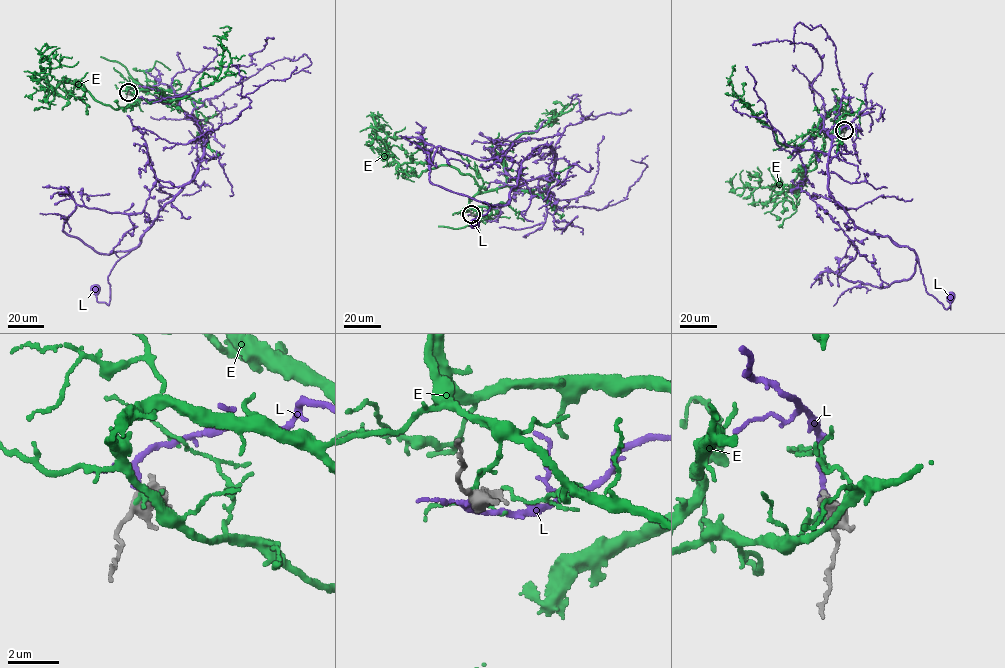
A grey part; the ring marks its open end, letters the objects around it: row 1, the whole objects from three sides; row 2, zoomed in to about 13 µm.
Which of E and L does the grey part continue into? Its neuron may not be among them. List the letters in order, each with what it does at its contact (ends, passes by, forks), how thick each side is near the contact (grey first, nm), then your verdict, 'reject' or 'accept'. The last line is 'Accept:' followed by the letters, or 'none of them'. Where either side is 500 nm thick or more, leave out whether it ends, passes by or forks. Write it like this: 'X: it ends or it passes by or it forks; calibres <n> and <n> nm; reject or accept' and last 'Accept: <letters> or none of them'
E: it passes by; calibres 460 and 120 nm; reject
L: it passes by; calibres 440 and 180 nm; accept
Accept: L

